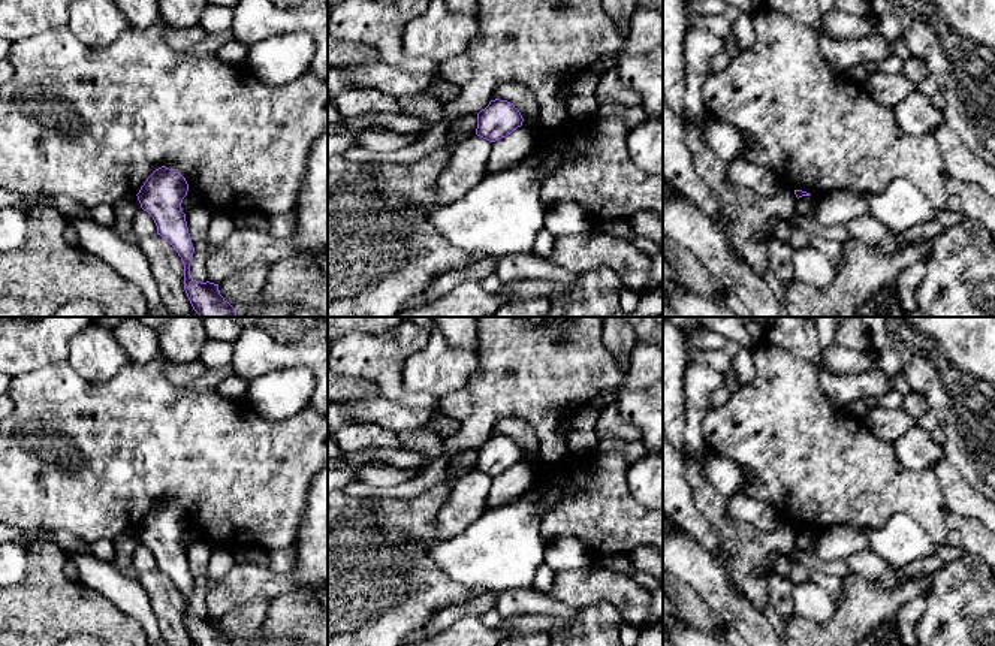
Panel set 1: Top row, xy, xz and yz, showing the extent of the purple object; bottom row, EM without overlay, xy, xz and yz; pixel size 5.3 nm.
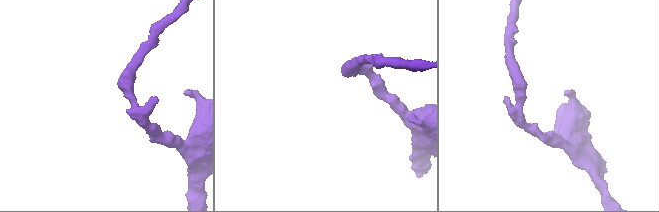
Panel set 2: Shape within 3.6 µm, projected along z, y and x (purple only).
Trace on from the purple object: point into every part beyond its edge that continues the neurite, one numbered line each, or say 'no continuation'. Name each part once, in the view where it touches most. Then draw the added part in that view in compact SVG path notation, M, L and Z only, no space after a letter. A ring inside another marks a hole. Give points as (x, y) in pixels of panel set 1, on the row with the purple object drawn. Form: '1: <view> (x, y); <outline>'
no continuation

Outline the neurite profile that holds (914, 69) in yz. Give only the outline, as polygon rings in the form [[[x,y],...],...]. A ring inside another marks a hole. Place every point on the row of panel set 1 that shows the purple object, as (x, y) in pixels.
[[[910,55],[907,60],[904,60],[902,73],[916,87],[919,87],[926,78],[929,78],[928,64],[914,55]]]

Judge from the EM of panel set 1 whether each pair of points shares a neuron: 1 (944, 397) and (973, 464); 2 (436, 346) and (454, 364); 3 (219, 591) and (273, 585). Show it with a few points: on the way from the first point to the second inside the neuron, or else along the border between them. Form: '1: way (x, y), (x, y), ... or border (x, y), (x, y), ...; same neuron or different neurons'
1: way (961, 413), (971, 423), (971, 447); same neuron
2: way (440, 350), (449, 359); same neuron
3: way (232, 589), (238, 585), (259, 585); same neuron

